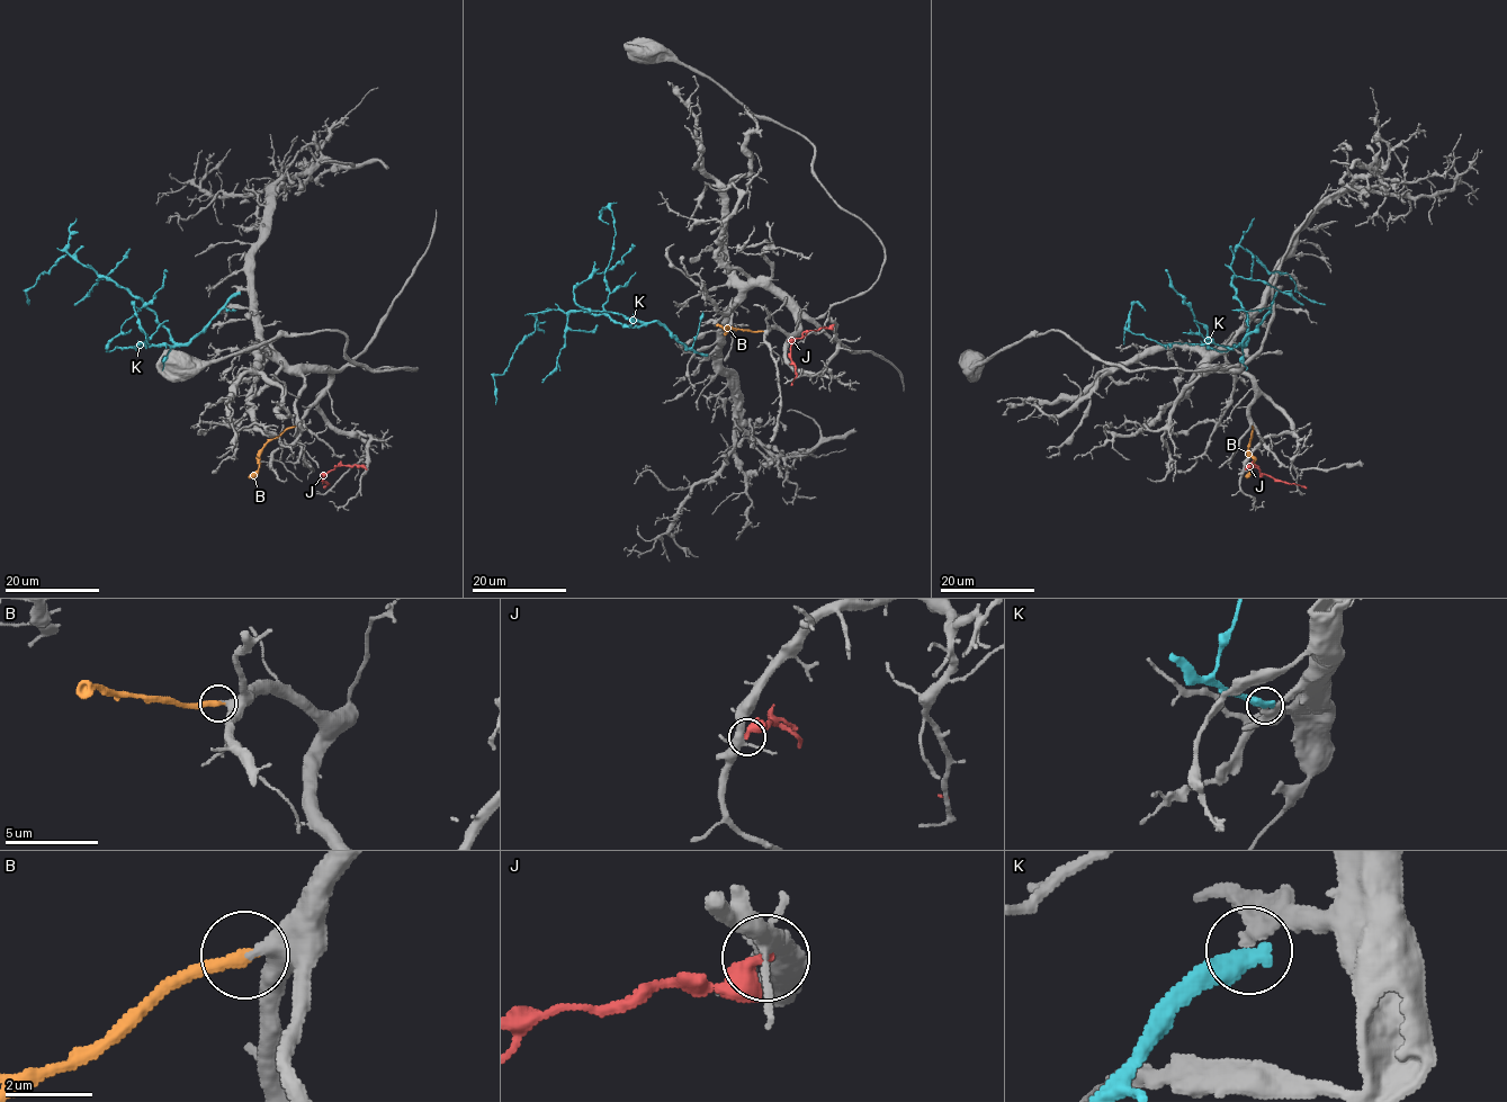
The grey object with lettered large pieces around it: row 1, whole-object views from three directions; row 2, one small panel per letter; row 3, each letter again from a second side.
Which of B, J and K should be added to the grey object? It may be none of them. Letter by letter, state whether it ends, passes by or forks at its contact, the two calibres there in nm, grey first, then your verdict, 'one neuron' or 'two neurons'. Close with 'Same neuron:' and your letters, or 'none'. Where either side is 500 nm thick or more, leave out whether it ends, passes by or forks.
B: it ends; calibres 320 and 340 nm; one neuron
J: it ends; calibres 360 and 340 nm; two neurons
K: it ends; calibres 400 and 460 nm; two neurons
Same neuron: B

